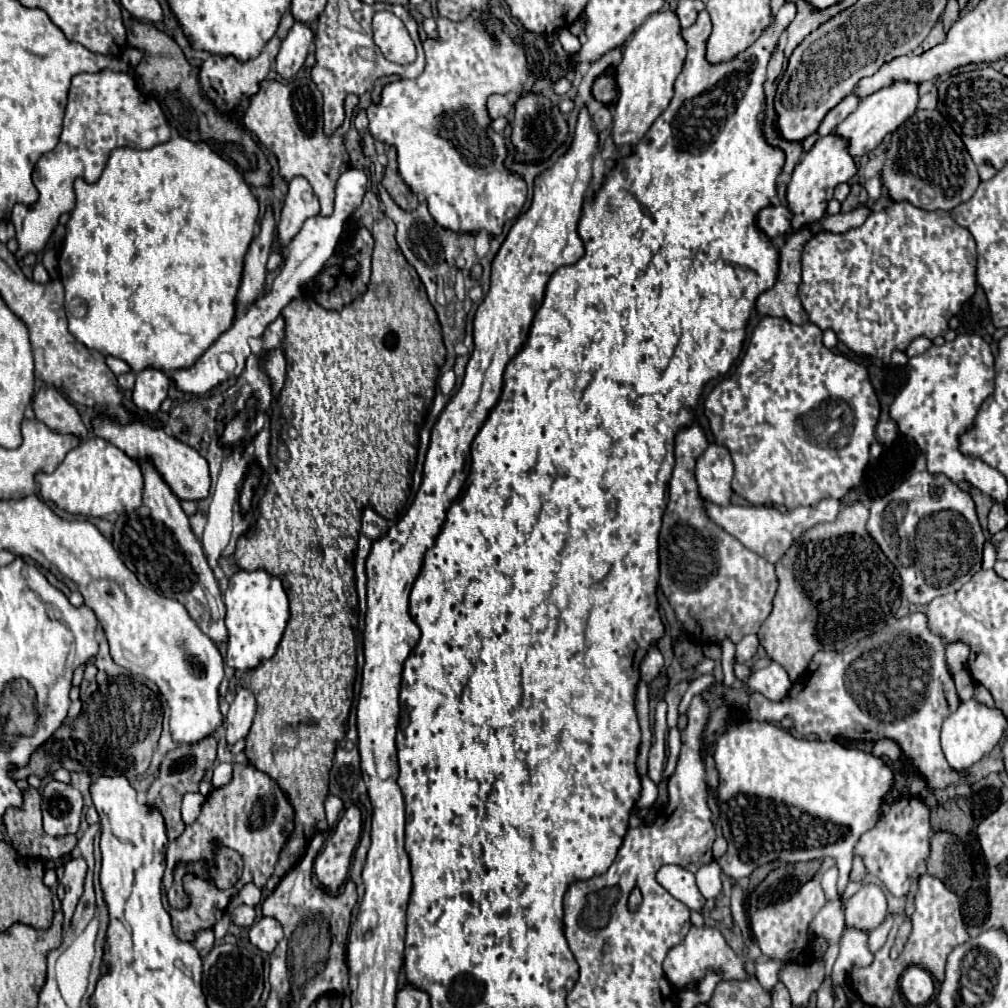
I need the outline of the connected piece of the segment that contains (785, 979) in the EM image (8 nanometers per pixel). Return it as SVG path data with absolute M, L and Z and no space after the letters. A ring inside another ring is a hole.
M815 959L807 965L789 963L779 971L779 981L789 989L793 1005L807 1005L809 995L821 987L825 979L823 959Z

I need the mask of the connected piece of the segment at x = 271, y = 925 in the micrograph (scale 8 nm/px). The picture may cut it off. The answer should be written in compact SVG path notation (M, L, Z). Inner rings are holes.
M263 917L261 921L251 925L249 939L257 949L261 949L265 953L271 953L277 947L277 943L283 939L283 927L277 919Z

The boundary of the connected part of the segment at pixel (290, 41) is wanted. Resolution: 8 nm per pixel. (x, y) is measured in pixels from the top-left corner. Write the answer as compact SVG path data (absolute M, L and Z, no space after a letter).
M295 23L289 29L287 39L281 43L275 69L279 75L285 79L293 77L305 63L305 57L309 53L309 45L313 41L313 31L309 29L307 23Z

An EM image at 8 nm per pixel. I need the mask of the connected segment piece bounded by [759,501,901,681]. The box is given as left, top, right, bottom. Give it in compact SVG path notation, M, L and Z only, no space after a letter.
M857 501L843 507L835 523L805 531L775 563L779 589L773 611L759 631L767 655L795 681L811 657L821 651L845 649L883 629L901 607L901 577L867 531L869 509Z

